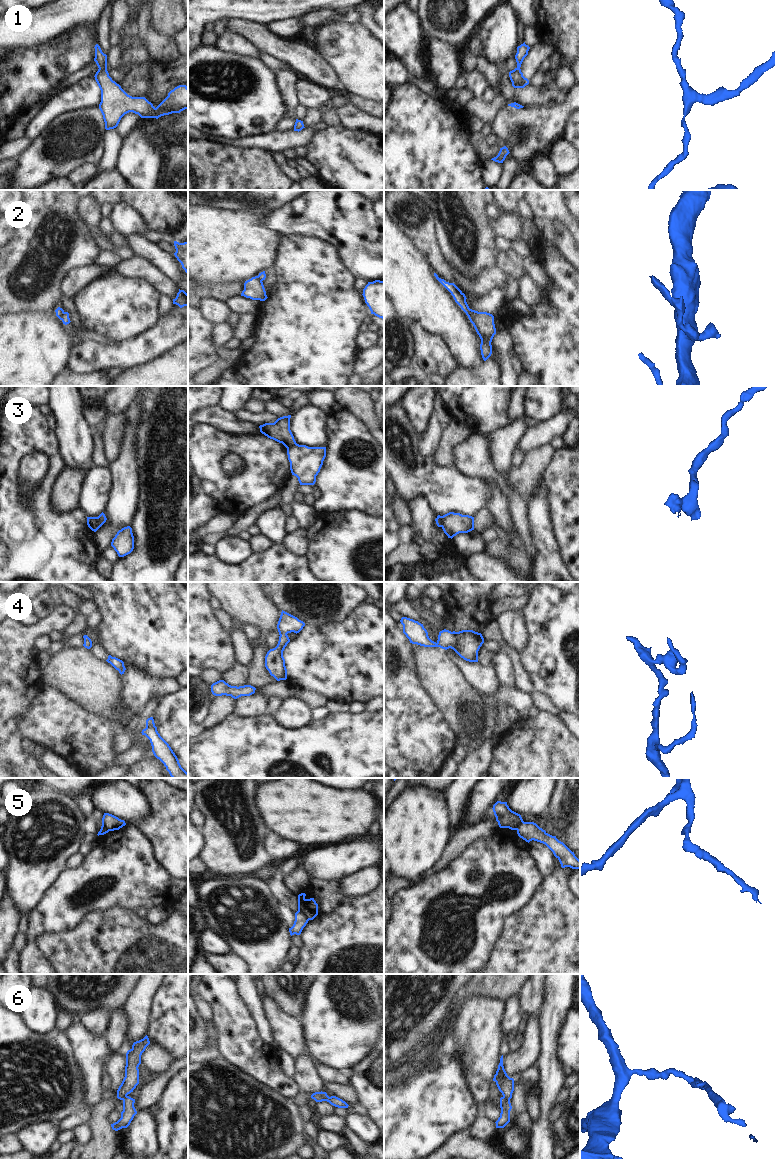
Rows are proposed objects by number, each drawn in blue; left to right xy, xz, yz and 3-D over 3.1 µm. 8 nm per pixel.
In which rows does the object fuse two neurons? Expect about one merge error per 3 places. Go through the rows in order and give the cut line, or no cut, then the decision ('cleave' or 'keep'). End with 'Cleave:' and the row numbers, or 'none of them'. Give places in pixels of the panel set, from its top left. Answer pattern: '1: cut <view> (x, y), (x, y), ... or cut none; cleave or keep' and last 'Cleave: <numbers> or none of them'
1: cut none; keep
2: cut yz (469, 309), (469, 318), (472, 322); cleave
3: cut xy (96, 517), (98, 528); cleave
4: cut none; keep
5: cut xz (298, 910), (309, 919); cleave
6: cut xz (320, 1092), (327, 1100); cleave
Cleave: 2, 3, 5, 6

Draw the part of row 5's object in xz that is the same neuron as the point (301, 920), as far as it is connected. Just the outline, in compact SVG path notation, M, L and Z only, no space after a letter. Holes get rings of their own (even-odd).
M300 911L295 913L295 921L291 928L289 928L290 935L300 935L303 928L308 923L309 919Z

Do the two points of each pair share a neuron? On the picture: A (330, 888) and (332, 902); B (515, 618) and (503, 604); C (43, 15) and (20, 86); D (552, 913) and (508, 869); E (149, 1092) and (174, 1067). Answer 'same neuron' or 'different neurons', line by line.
A: same neuron
B: different neurons
C: different neurons
D: different neurons
E: same neuron

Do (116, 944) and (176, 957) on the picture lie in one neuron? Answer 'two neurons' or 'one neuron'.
one neuron

